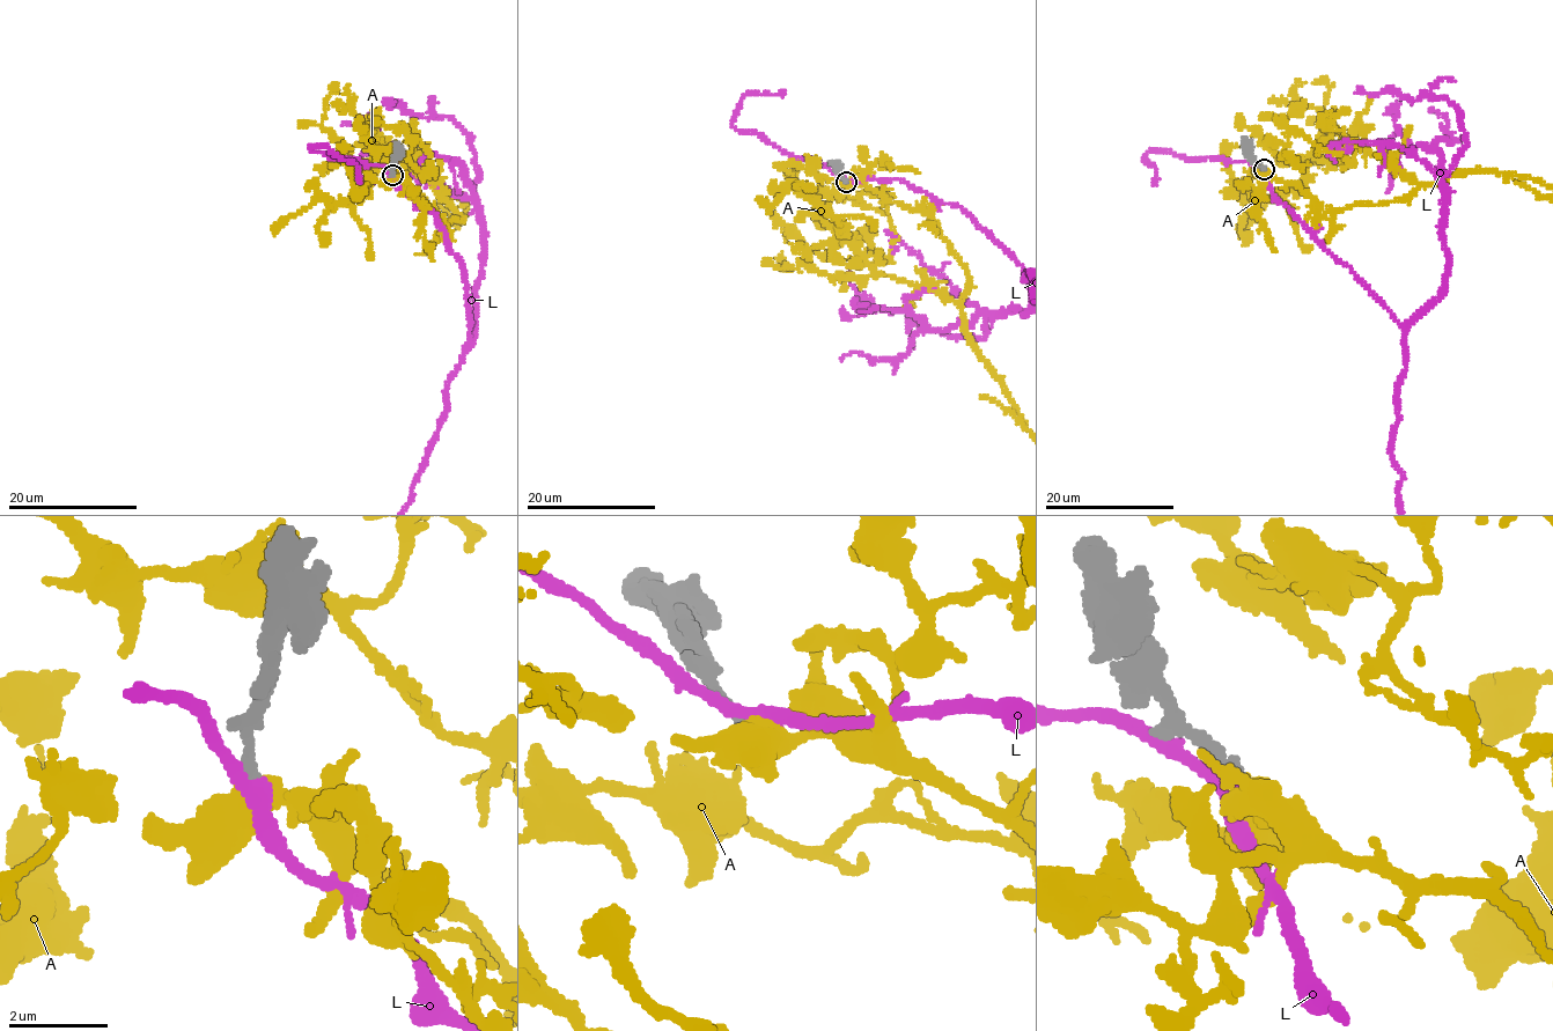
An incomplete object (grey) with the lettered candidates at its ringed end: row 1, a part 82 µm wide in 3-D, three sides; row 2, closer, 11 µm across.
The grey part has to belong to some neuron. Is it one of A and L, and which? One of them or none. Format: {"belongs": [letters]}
{"belongs": ["A"]}

